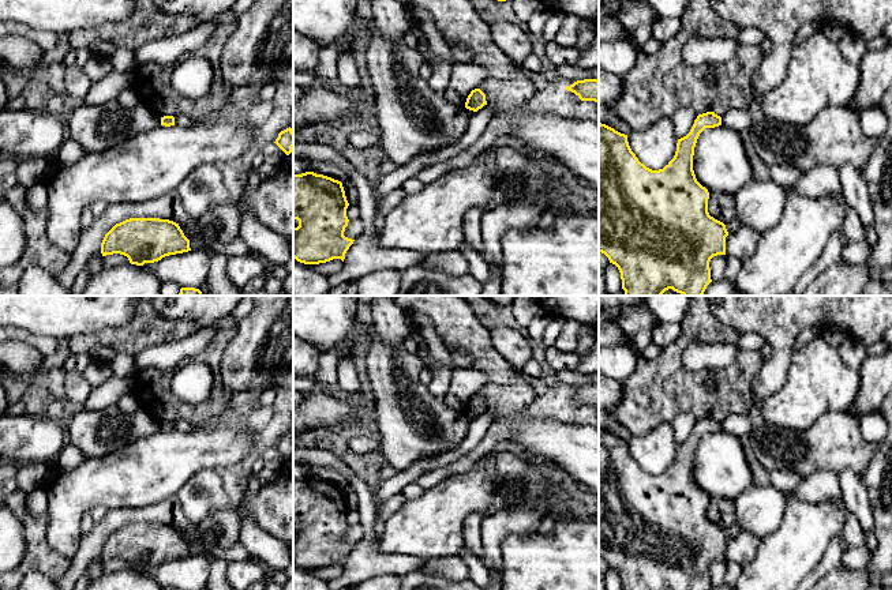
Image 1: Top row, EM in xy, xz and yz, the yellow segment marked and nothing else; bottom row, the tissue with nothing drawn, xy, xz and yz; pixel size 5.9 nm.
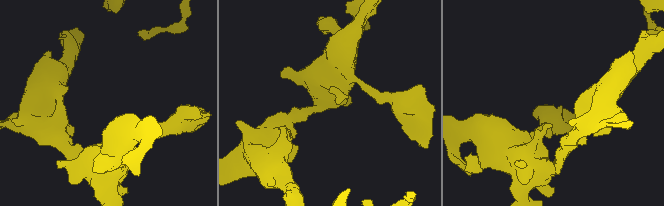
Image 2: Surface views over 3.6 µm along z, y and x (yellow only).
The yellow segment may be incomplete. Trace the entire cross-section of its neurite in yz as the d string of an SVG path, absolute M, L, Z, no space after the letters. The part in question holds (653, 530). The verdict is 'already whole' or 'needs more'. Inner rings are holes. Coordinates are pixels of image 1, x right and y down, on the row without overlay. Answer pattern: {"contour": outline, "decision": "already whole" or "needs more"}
{"contour": "M715 417L698 420L690 437L686 441L678 444L674 463L663 474L652 476L641 469L631 456L627 447L627 440L599 428L599 557L604 559L610 568L618 572L622 590L709 590L712 587L709 567L713 561L726 560L726 542L728 541L728 537L723 527L715 525L708 518L709 497L696 484L693 476L693 461L700 439L705 433L715 433L719 431L722 431L722 422Z", "decision": "already whole"}

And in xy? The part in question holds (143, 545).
{"contour": "M130 523L116 529L101 548L102 561L120 559L143 571L165 561L191 556L179 529L160 523Z", "decision": "already whole"}

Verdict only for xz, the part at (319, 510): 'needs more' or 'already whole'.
already whole

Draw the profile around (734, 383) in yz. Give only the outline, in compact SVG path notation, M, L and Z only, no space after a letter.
M692 296L687 312L681 322L681 334L663 347L655 360L640 357L633 373L622 382L622 398L608 414L630 431L642 436L656 425L672 420L679 413L689 413L697 420L713 417L723 421L730 414L746 413L754 401L753 382L764 357L760 352L741 352L735 361L717 372L692 372L683 365L683 353L692 343L737 345L739 334L724 326L712 312L708 296Z

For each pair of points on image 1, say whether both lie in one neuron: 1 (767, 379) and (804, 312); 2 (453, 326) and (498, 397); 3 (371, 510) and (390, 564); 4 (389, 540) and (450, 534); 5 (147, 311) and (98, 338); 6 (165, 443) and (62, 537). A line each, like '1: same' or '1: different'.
1: same
2: same
3: same
4: same
5: same
6: same

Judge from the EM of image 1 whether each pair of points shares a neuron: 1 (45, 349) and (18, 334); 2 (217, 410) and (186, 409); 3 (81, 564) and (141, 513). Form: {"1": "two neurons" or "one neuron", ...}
{"1": "one neuron", "2": "one neuron", "3": "one neuron"}

